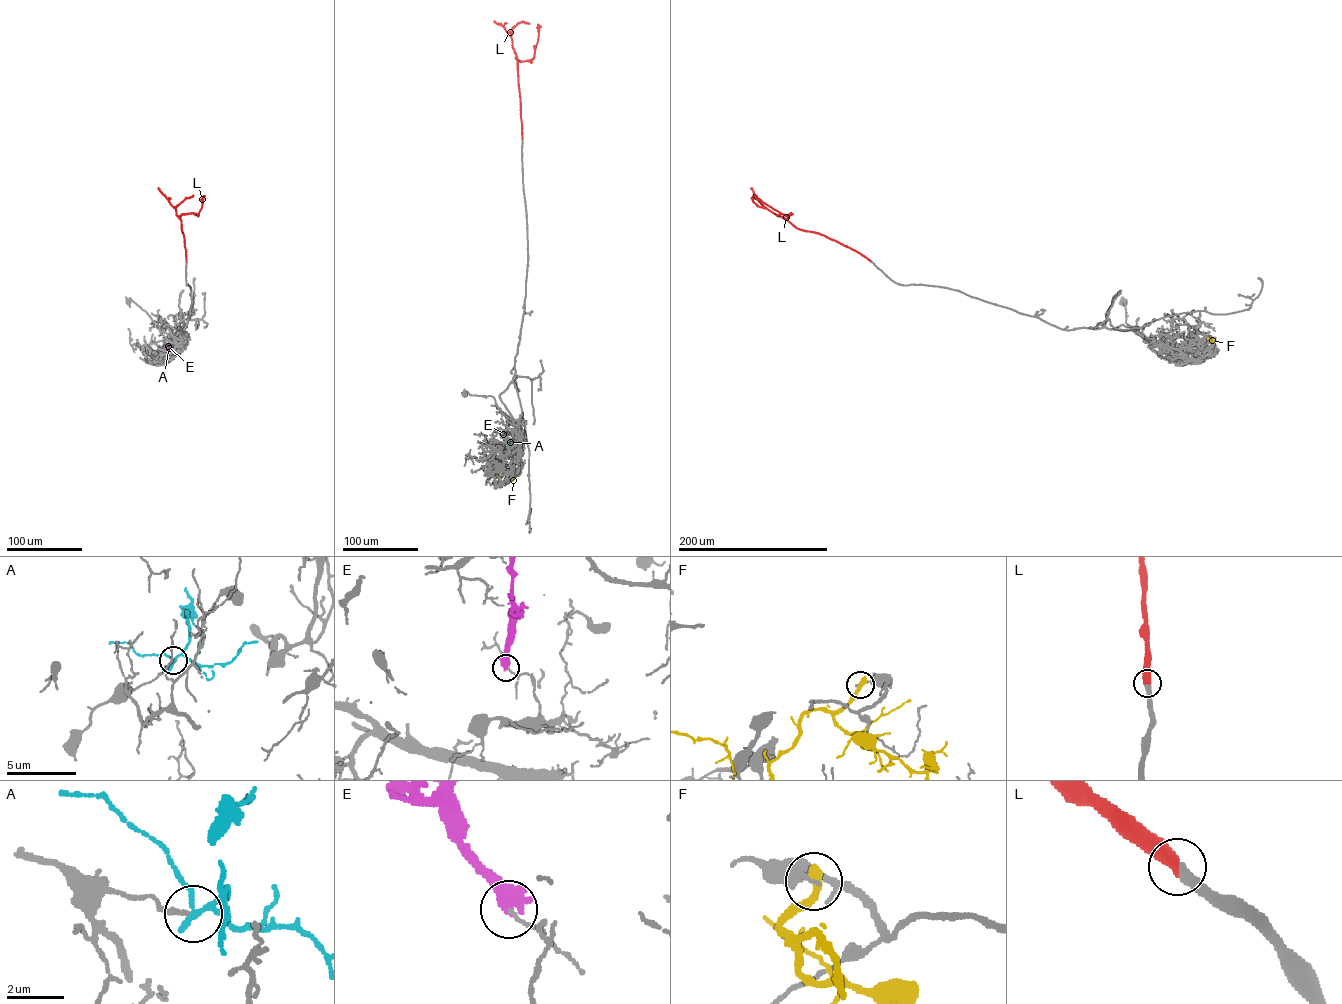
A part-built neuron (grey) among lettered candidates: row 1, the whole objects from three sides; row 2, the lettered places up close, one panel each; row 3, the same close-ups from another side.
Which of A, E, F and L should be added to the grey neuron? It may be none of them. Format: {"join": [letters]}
{"join": ["L"]}

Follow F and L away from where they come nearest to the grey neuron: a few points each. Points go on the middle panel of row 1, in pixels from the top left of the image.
F: (505, 479), (507, 472), (495, 477)
L: (522, 141), (516, 58), (525, 61), (534, 56), (540, 27), (537, 24)

